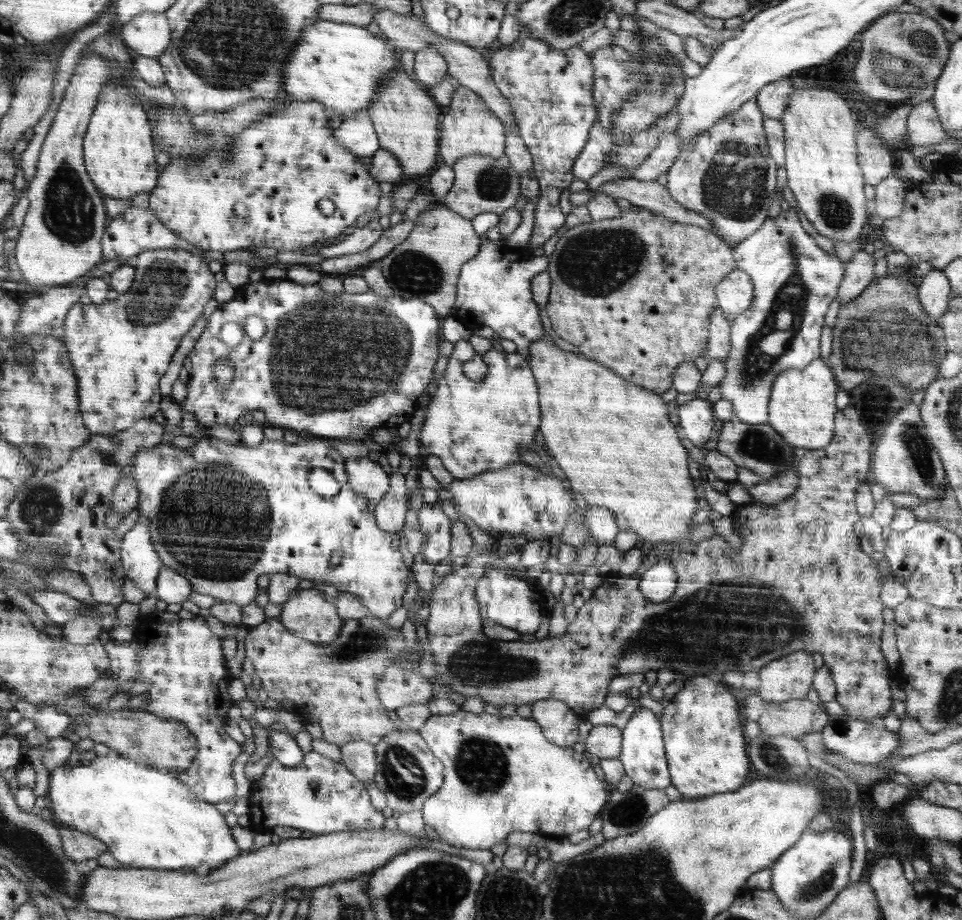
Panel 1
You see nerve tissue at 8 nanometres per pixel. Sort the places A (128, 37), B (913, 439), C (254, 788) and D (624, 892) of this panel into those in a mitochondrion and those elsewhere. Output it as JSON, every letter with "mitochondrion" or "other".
{"A":"other","B":"mitochondrion","C":"other","D":"mitochondrion"}

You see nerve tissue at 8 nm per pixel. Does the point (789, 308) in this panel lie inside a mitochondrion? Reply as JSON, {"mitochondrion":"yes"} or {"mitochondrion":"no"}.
{"mitochondrion":"yes"}

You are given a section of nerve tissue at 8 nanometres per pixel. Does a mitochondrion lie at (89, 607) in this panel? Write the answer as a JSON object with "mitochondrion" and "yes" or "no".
{"mitochondrion":"no"}

